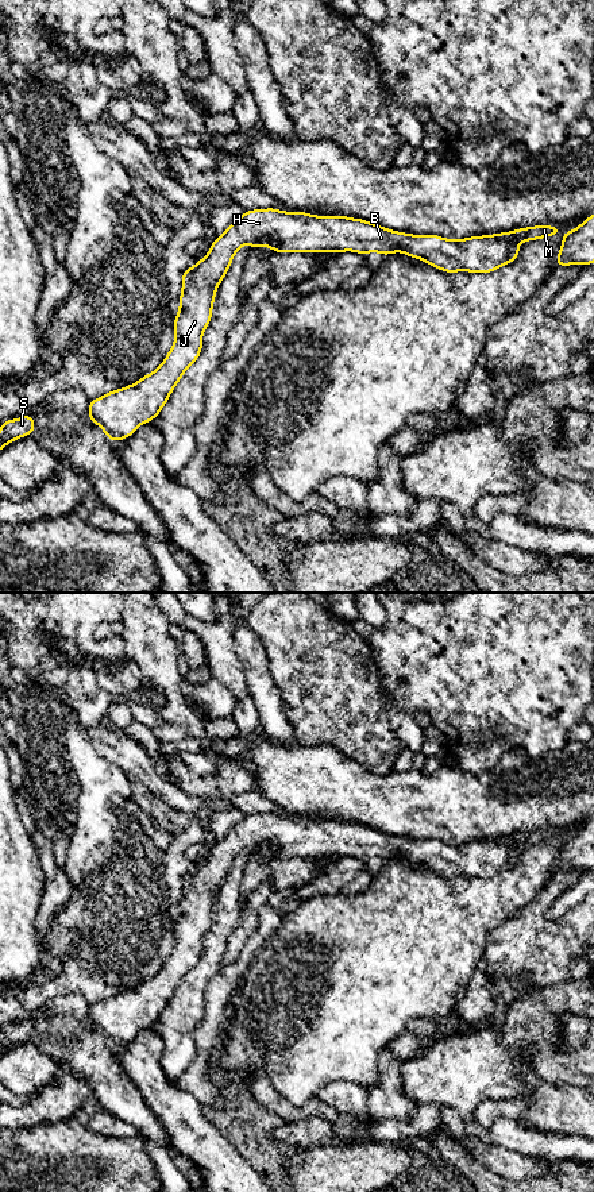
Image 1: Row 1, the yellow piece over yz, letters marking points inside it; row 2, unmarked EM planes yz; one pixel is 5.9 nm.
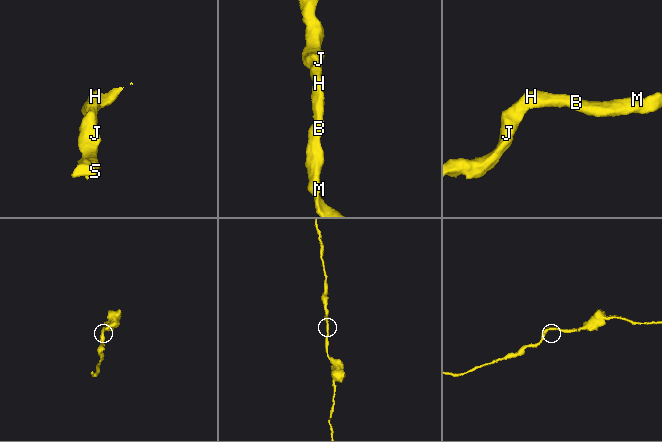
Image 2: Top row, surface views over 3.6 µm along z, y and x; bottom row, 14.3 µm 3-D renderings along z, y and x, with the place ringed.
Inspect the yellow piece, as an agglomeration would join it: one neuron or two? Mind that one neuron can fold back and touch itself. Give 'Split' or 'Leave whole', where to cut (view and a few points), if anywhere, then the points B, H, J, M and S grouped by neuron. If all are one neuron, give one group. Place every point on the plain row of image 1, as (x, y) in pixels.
Leave whole. No split. Groups: B H J M S

